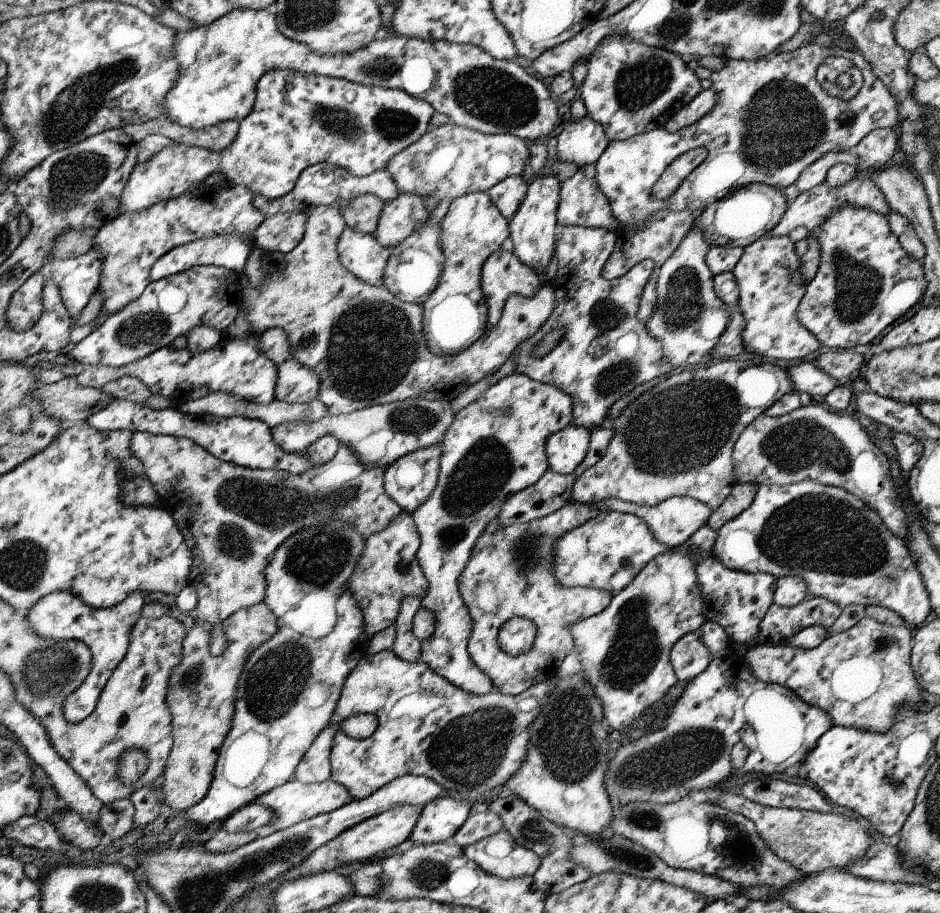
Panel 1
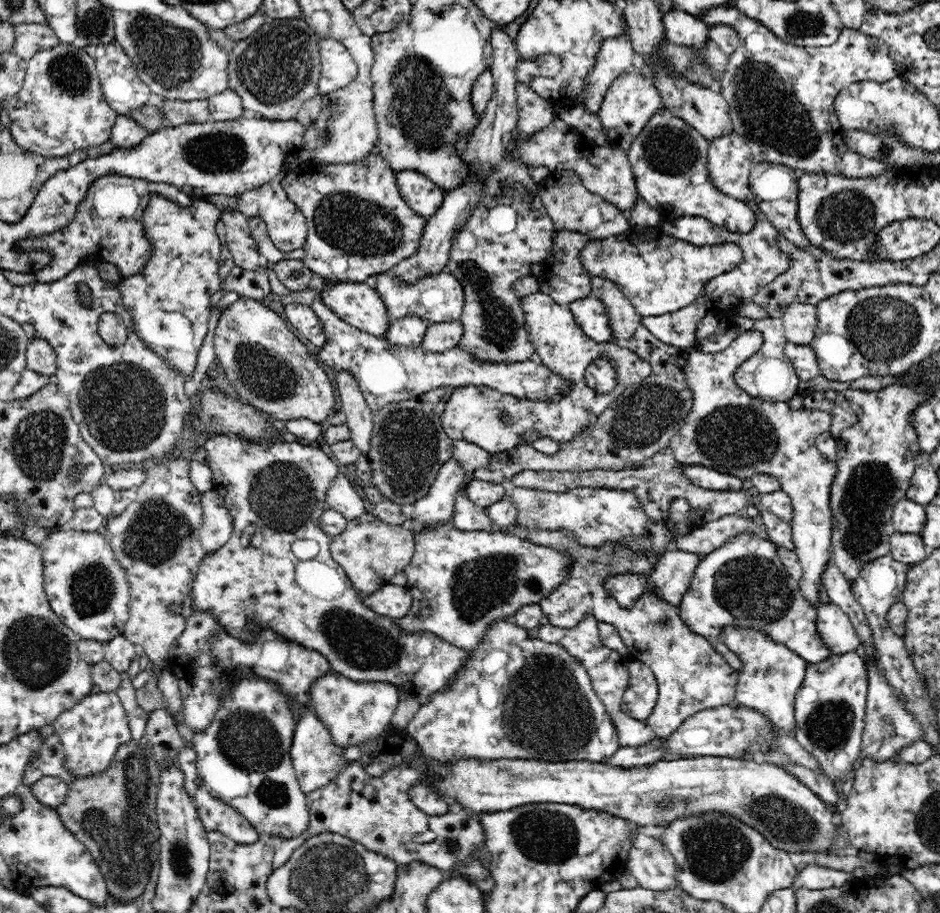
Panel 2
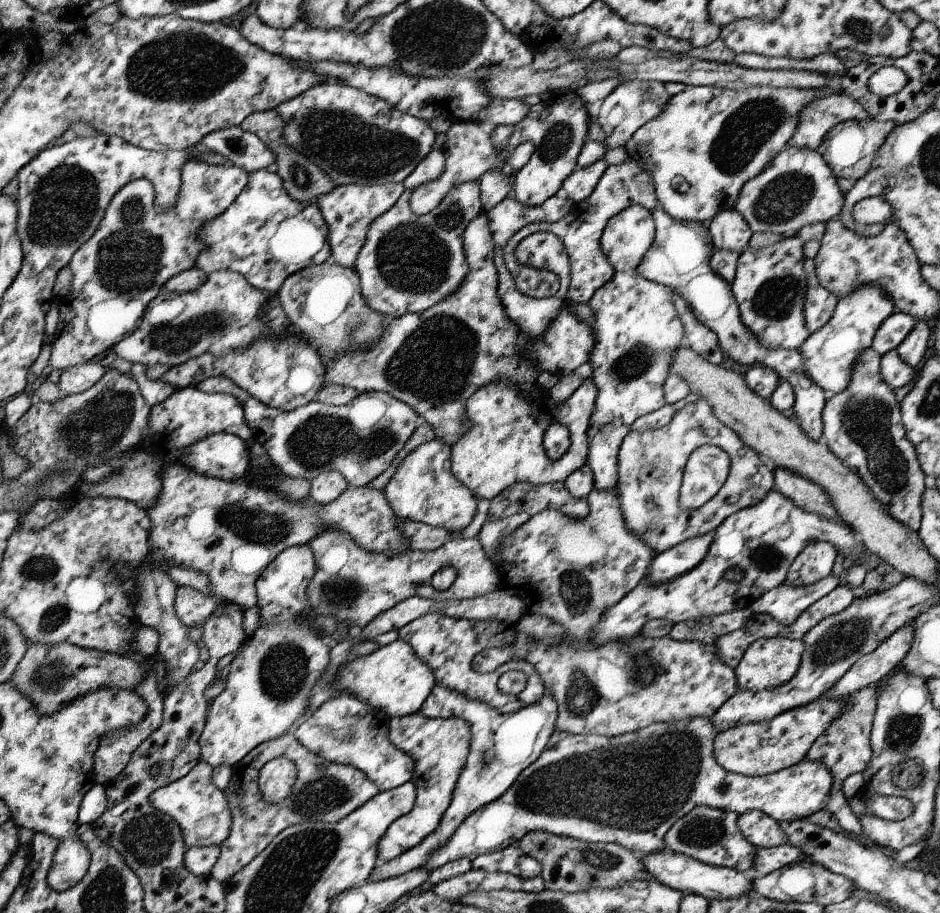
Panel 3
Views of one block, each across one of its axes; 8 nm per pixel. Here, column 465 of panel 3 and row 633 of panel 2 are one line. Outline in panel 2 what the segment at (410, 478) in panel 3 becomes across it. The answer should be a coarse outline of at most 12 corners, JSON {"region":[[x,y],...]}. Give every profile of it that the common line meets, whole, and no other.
{"region":[[495,620],[407,731],[422,754],[621,748],[588,671]]}

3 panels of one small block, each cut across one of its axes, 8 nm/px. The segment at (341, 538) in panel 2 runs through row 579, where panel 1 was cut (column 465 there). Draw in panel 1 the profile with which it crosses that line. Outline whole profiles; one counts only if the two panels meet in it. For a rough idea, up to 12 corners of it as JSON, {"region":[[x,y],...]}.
{"region":[[339,209],[262,256],[255,334],[282,328],[332,416],[454,400],[556,308],[512,294],[456,356],[432,354],[423,305],[338,260]]}

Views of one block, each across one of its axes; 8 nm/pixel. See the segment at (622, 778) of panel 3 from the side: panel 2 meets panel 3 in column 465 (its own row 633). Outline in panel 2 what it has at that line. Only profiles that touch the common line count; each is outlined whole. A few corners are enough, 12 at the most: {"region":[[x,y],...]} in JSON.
{"region":[[832,603],[816,609],[818,632],[832,654],[860,650],[850,617]]}

